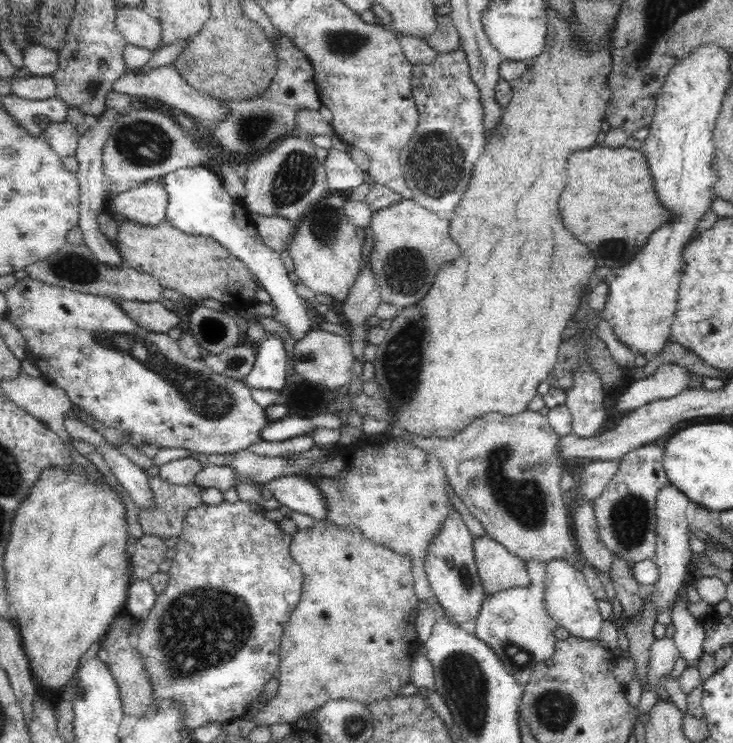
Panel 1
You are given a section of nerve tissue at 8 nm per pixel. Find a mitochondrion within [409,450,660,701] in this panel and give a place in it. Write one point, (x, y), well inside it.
(629, 518)

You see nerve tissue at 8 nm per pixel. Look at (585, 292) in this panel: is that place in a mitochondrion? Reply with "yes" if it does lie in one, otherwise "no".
no

